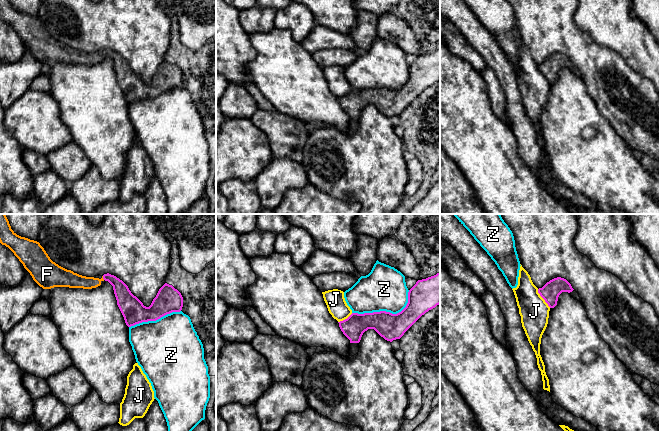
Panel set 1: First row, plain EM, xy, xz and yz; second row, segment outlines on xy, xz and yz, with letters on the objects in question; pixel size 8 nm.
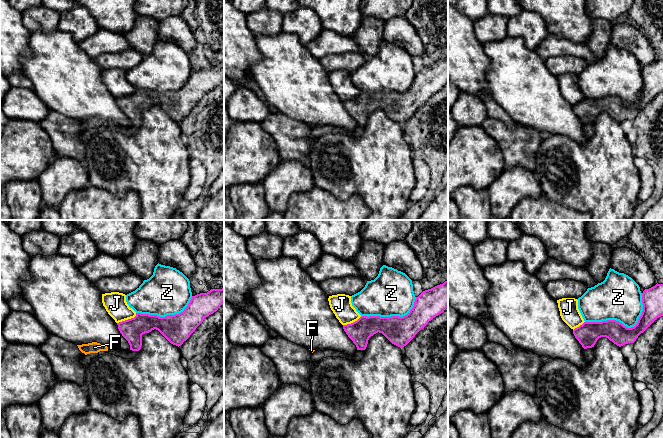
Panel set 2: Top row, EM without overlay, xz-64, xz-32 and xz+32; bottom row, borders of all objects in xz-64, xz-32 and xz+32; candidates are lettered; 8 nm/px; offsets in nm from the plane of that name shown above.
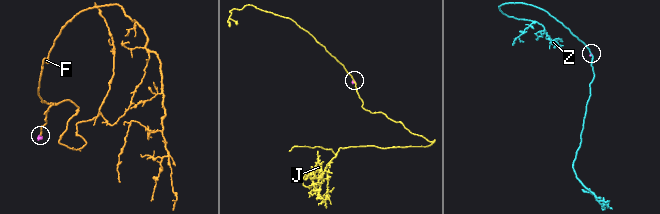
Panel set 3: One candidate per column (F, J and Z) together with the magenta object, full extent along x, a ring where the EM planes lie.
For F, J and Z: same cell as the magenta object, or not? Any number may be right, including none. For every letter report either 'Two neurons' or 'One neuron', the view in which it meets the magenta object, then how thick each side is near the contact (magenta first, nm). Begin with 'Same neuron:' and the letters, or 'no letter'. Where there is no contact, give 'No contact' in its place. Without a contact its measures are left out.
Same neuron: F
F: One neuron. Touches magenta in xy. Thickness 140 nm (magenta) against 130 nm
J: Two neurons. Touches magenta in yz. Thickness 150 nm (magenta) against 240 nm
Z: Two neurons. Touches magenta in xz. Thickness 220 nm (magenta) against 360 nm

